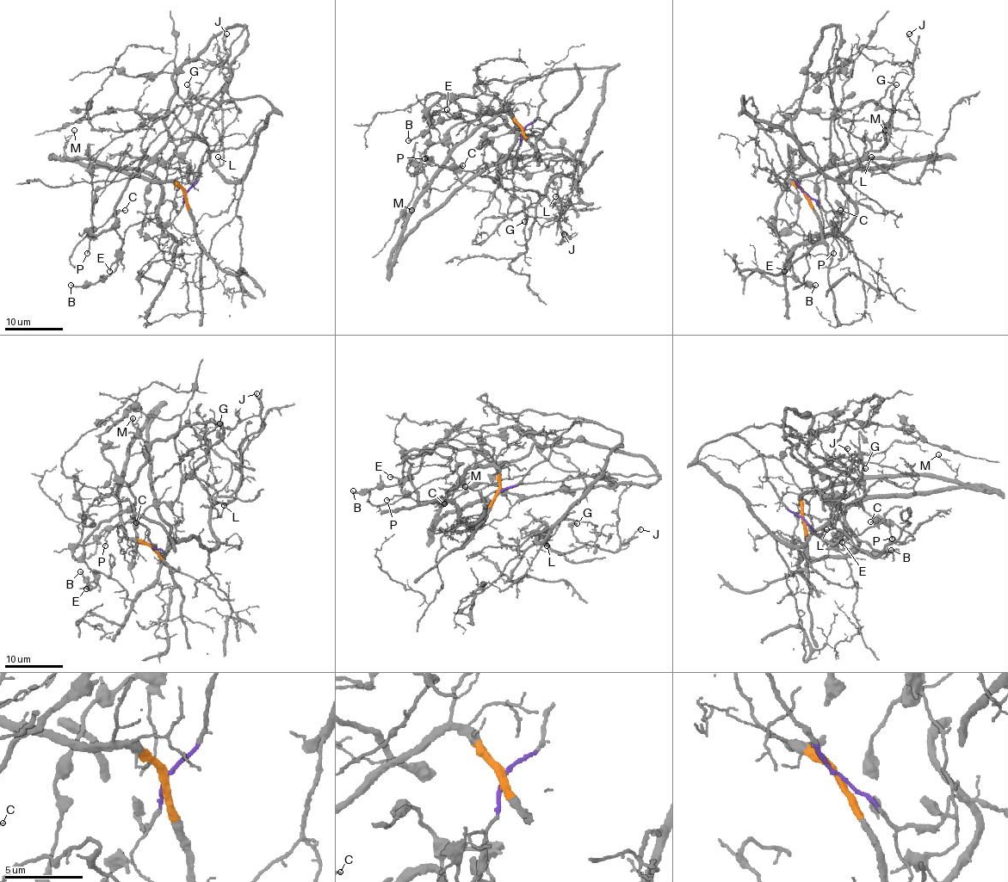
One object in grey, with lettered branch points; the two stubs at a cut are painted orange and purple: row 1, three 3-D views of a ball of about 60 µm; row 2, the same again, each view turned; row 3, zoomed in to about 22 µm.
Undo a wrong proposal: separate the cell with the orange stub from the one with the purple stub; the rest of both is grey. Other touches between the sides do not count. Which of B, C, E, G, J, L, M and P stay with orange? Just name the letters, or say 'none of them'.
B, C, E, M, P

